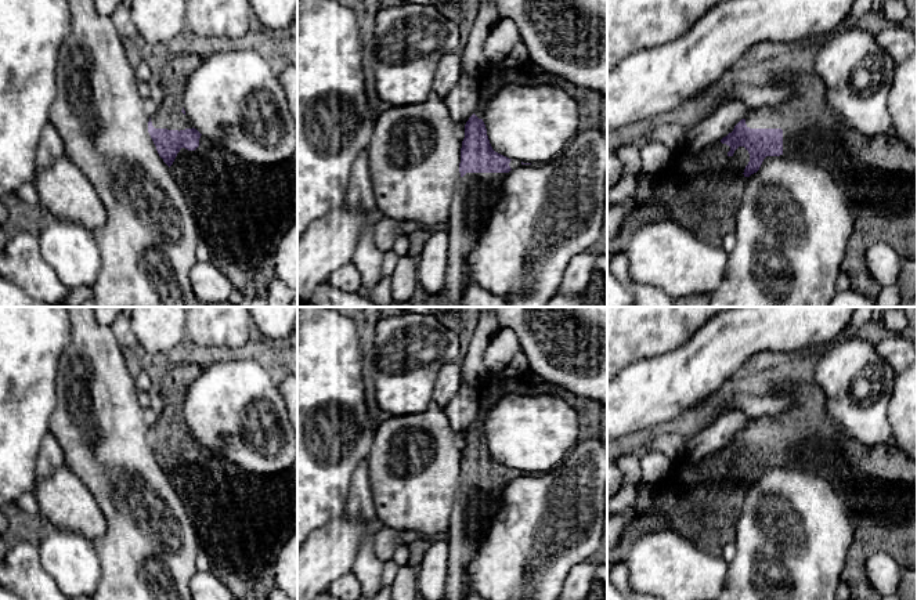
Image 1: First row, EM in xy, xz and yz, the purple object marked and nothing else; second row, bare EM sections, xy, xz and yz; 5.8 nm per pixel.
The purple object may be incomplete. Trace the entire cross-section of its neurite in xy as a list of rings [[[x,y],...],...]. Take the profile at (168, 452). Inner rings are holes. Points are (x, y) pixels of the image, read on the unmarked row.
[[[178,358],[158,373],[155,393],[162,398],[163,408],[158,420],[149,427],[148,442],[185,506],[201,549],[210,557],[210,572],[225,585],[235,600],[268,600],[277,588],[275,559],[297,529],[297,460],[282,473],[257,476],[202,445],[187,427],[183,412],[187,388],[202,373],[202,369],[203,359],[201,358]]]

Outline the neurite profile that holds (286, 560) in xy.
[[[297,529],[285,542],[275,559],[275,585],[297,600]]]

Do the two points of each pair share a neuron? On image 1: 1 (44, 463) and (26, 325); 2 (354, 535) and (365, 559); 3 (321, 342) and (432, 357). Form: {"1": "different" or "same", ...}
{"1": "different", "2": "different", "3": "different"}

